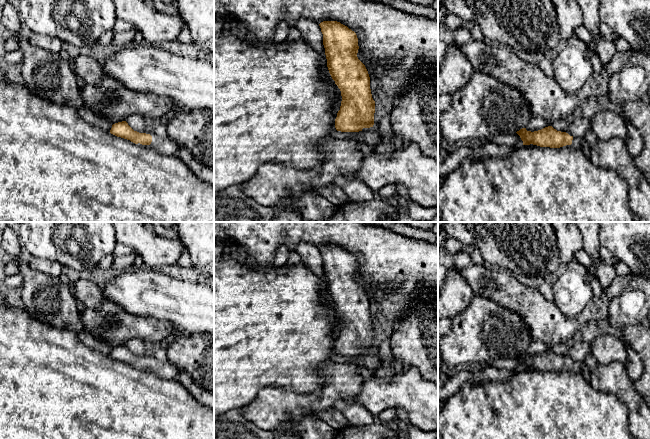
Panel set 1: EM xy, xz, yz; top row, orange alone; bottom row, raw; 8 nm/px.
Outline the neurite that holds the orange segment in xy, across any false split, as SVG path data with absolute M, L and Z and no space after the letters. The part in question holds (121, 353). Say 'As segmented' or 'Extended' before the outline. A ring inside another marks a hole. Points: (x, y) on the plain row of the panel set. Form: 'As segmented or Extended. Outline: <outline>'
Extended. Outline: M126 345L113 348L110 357L117 361L130 364L140 370L154 373L166 380L177 378L180 372L175 364L169 361L160 361L150 353L144 356L134 355Z

